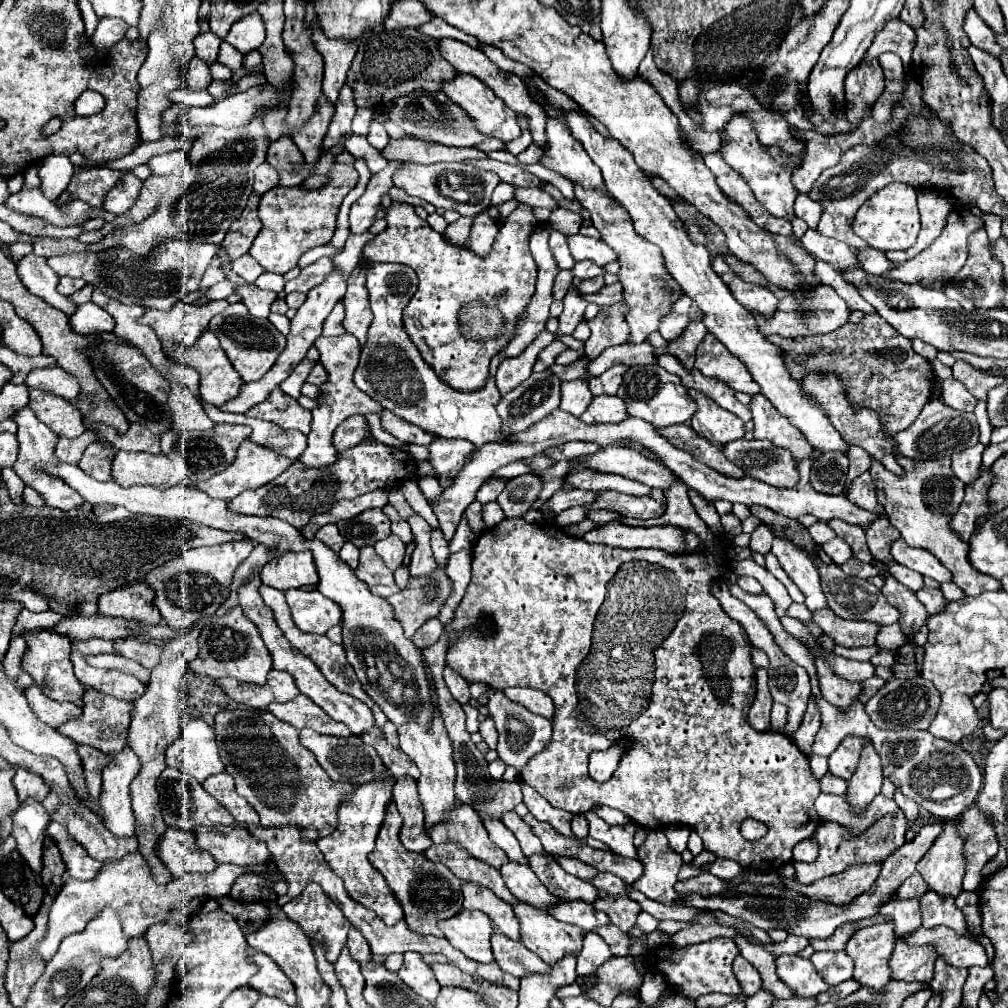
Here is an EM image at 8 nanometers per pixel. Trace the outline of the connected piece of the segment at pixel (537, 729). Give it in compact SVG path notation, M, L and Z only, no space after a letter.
M489 690L487 692L487 708L489 708L489 714L497 726L497 732L499 732L499 742L497 742L497 754L499 758L509 764L509 766L515 766L517 770L525 768L525 764L537 754L537 752L543 752L547 746L549 746L549 740L551 740L551 734L553 734L553 728L551 728L551 722L543 716L535 716L531 714L529 710L525 710L523 706L507 700L507 696L503 692L497 692L497 690Z

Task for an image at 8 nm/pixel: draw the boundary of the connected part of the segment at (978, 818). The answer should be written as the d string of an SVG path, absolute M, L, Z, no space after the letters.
M975 806L967 808L965 814L961 814L959 824L961 836L965 836L965 860L967 860L967 872L963 876L963 890L977 890L981 884L981 870L983 866L995 856L997 836L993 836L993 826L989 820L985 822L985 816L977 812Z

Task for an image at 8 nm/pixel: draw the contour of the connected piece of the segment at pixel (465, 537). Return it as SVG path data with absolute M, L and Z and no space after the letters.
M461 518L459 526L457 526L457 532L455 532L453 540L449 542L449 550L451 550L451 552L457 552L457 550L461 550L461 548L471 548L473 542L477 544L477 538L479 538L479 536L469 528L467 520Z

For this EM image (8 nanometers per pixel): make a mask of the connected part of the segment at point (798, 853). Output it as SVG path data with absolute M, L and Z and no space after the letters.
M805 838L793 848L793 860L801 862L813 862L819 854L819 844L815 838Z

